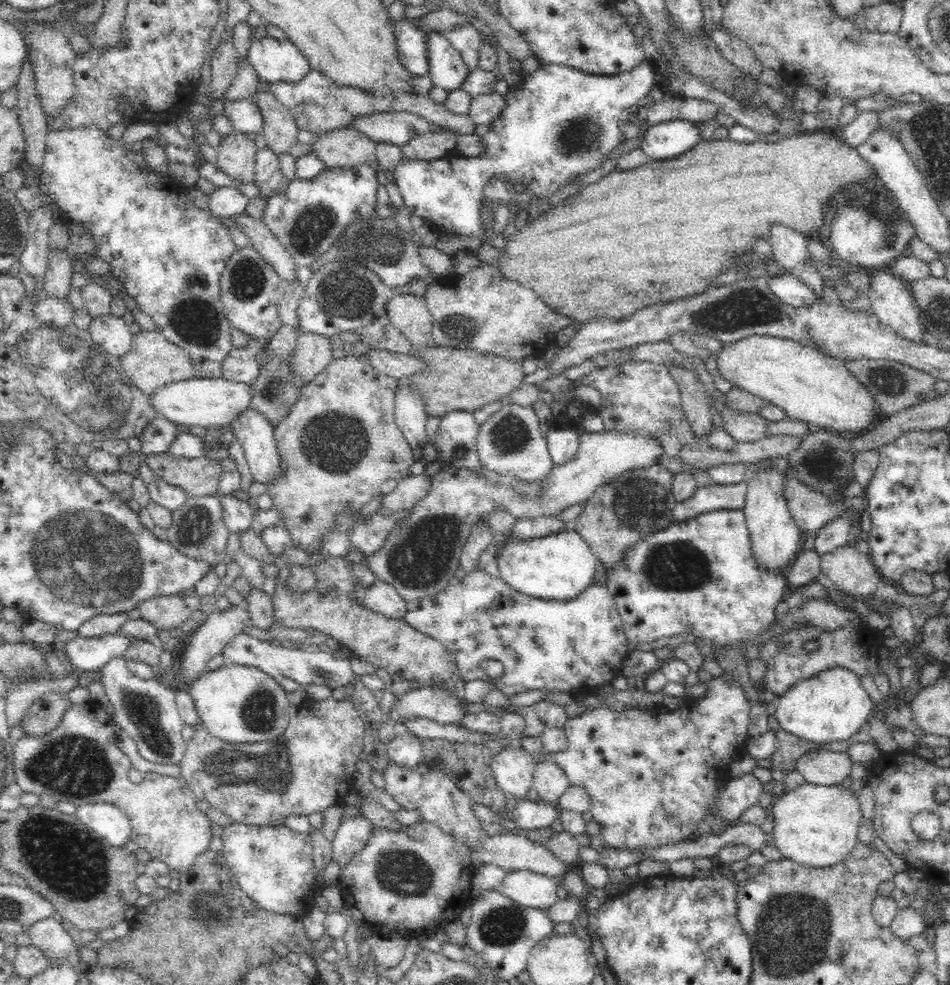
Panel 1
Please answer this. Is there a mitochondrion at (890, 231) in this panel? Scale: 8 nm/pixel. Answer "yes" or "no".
yes

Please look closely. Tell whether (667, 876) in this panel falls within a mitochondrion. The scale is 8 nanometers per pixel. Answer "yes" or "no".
no

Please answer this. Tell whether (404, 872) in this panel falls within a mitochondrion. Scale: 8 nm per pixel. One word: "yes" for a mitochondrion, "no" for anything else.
yes

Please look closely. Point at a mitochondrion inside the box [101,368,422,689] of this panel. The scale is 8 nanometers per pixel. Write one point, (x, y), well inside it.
(336, 441)

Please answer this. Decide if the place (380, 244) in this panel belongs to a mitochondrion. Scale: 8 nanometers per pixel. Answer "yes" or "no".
yes

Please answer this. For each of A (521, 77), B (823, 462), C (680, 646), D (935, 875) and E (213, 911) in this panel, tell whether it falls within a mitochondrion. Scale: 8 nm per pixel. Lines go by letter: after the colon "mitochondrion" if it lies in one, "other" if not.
A: other
B: mitochondrion
C: other
D: other
E: mitochondrion

